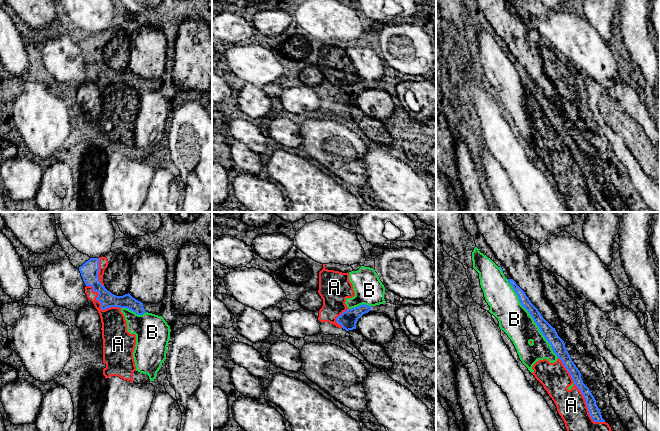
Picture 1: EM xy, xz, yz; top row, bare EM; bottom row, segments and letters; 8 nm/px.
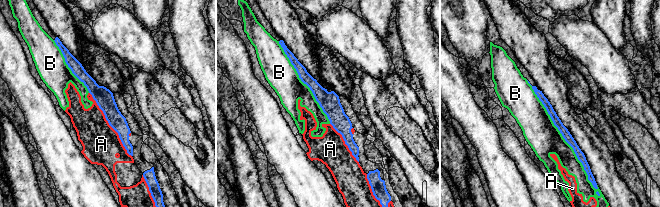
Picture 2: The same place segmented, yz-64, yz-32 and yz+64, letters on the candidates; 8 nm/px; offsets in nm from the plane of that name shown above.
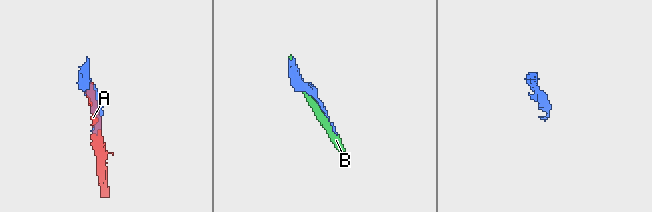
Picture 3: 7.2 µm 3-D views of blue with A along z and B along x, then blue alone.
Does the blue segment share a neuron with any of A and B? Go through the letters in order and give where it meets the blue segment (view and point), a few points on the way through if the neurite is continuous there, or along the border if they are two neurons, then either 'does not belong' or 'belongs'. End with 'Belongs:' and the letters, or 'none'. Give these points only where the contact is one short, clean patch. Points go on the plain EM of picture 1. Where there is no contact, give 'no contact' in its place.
A: meets blue in yz at (582, 169); belongs
B: meets blue in yz at (532, 93); does not belong
Belongs: A

